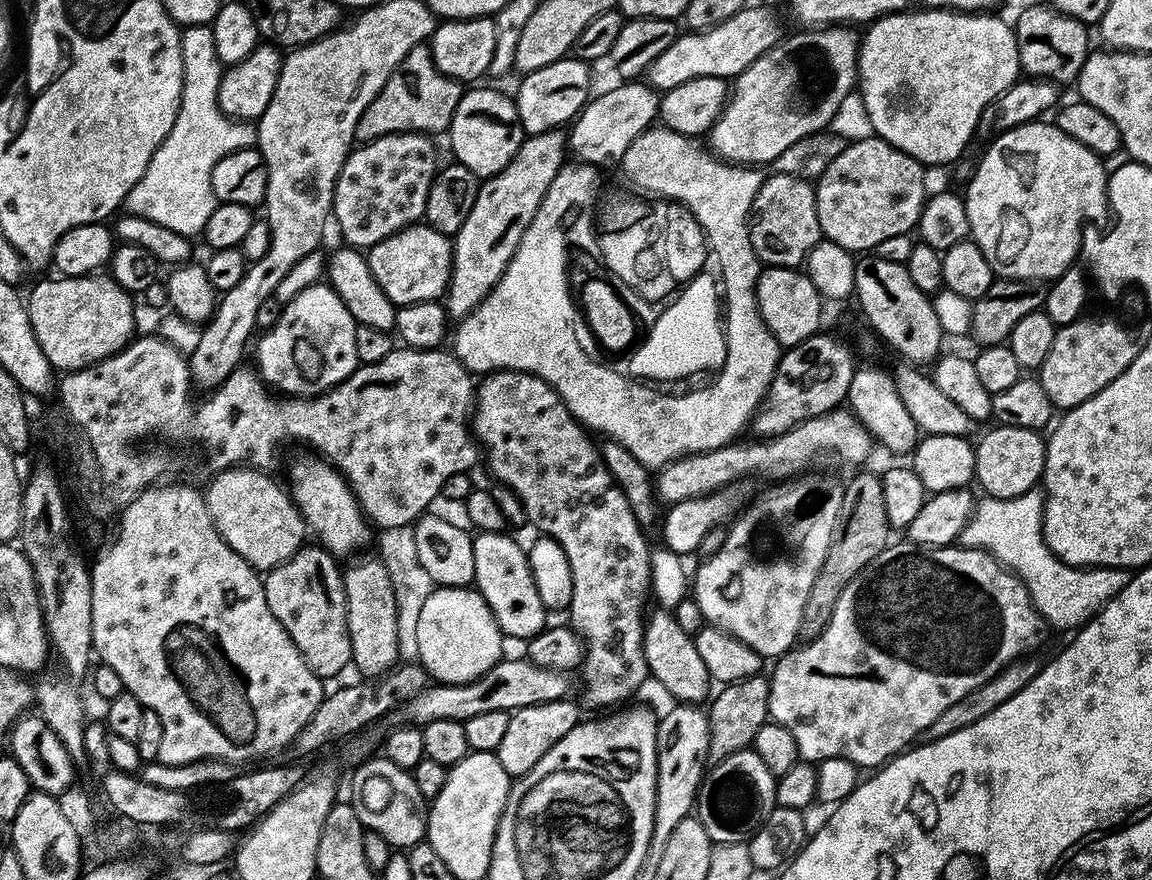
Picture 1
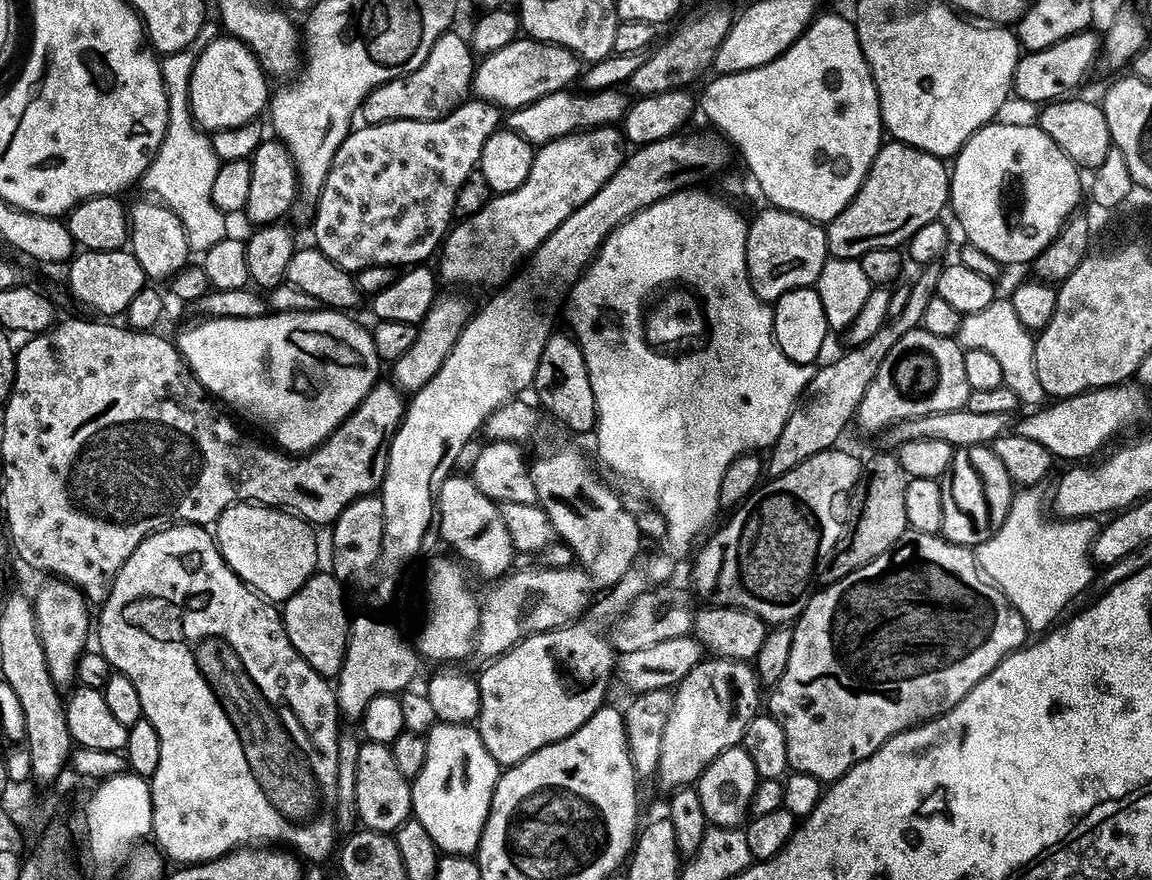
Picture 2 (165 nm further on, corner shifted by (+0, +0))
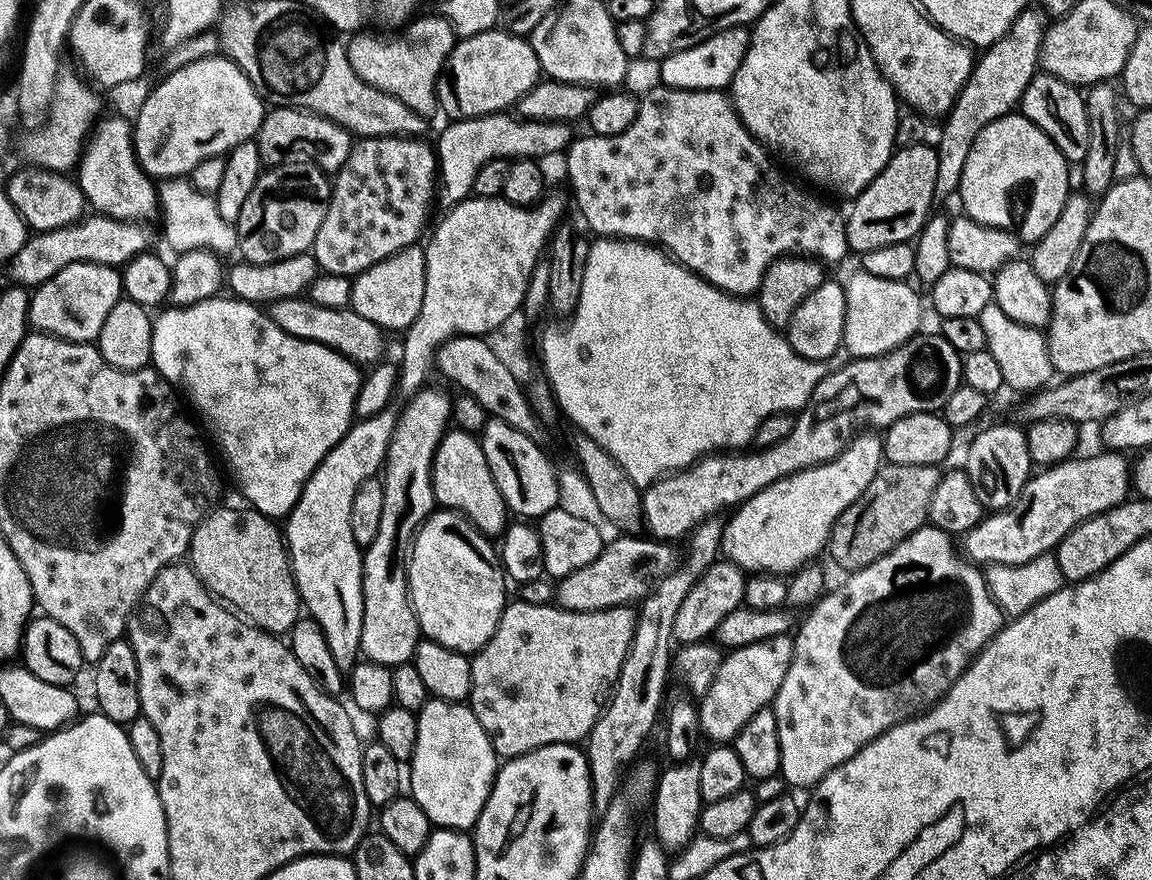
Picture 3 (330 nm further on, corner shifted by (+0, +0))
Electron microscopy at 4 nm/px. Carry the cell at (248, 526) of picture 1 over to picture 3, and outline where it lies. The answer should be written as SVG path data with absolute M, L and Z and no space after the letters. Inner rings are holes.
M216 510L205 515L197 526L196 533L192 535L190 549L192 571L215 599L235 610L245 620L264 632L271 632L273 636L287 637L294 625L302 619L302 603L299 590L296 588L295 574L292 572L292 562L289 560L285 533L278 527L277 521L268 519L261 512L220 511Z

